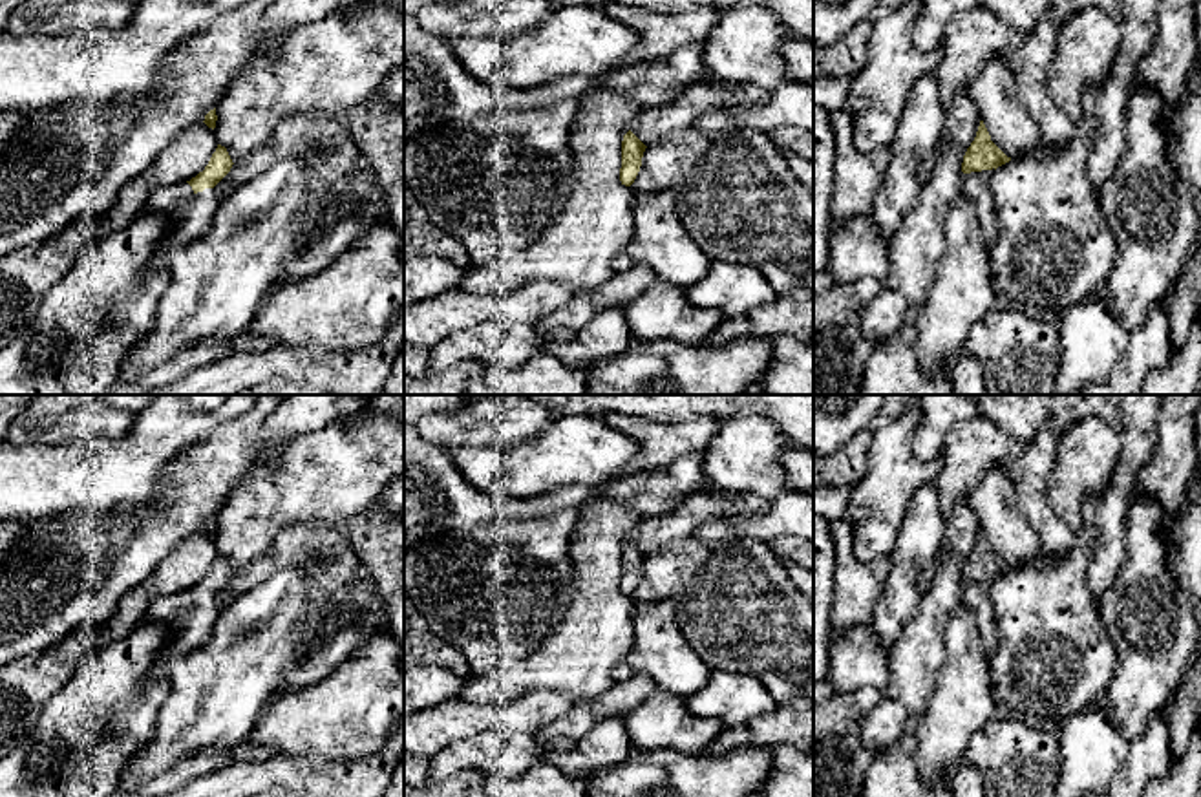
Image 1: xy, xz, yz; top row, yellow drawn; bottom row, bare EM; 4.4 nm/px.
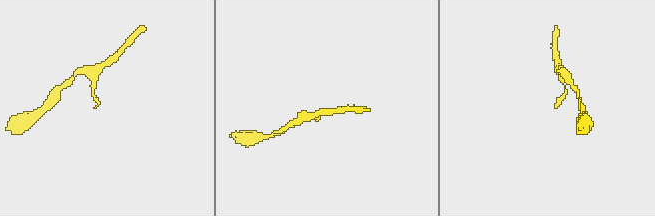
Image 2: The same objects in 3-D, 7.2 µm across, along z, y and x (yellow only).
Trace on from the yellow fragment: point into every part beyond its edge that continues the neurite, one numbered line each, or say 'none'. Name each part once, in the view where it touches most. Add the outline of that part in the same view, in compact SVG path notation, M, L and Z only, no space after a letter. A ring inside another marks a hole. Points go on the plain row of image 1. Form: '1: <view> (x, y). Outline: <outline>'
1: xy (191, 624). Outline: M185 590L154 600L144 620L161 623L170 631L165 656L177 656L197 649L208 640L219 612L216 596L196 603Z

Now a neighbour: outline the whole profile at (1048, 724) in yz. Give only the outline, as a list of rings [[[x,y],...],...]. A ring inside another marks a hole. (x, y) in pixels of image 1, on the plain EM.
[[[1009,711],[1007,713],[1009,717],[1015,717],[1015,718],[1024,718],[1029,726],[1036,728],[1036,729],[1042,729],[1049,735],[1053,735],[1055,739],[1060,737],[1062,733],[1062,724],[1057,720],[1057,718],[1051,718],[1051,717],[1022,717],[1018,711]]]

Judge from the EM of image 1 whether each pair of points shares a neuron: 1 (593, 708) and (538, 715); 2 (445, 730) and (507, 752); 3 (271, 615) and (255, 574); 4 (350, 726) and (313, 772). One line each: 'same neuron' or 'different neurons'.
1: different neurons
2: different neurons
3: different neurons
4: different neurons

